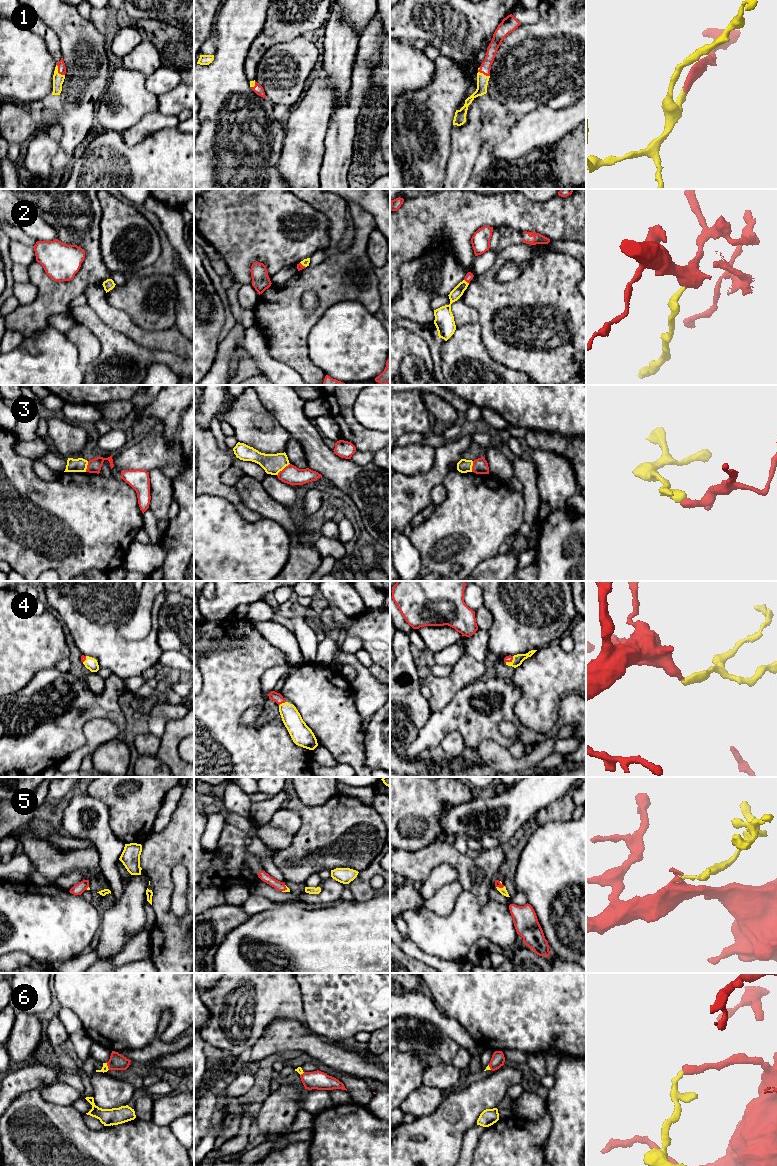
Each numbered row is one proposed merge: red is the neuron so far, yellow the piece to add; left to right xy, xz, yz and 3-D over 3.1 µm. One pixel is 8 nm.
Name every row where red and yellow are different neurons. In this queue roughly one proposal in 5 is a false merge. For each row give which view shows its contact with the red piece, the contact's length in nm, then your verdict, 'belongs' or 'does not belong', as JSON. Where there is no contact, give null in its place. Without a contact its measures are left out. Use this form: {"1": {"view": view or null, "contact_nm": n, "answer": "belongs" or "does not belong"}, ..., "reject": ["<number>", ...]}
{"1": {"view": "xy", "contact_nm": 120, "answer": "belongs"}, "2": {"view": "yz", "contact_nm": 50, "answer": "belongs"}, "3": {"view": "xz", "contact_nm": 140, "answer": "does not belong"}, "4": {"view": "xz", "contact_nm": 70, "answer": "belongs"}, "5": {"view": "xz", "contact_nm": 60, "answer": "belongs"}, "6": {"view": "xy", "contact_nm": 70, "answer": "belongs"}, "reject": ["3"]}

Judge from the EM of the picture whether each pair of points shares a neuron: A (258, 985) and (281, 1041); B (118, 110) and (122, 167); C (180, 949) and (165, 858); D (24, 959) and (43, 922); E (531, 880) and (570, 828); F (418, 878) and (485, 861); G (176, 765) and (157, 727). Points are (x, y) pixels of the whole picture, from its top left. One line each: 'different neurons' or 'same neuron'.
A: different neurons
B: different neurons
C: same neuron
D: different neurons
E: same neuron
F: same neuron
G: different neurons

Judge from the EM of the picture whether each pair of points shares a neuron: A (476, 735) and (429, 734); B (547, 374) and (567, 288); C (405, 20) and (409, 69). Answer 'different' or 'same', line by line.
A: same
B: same
C: different

